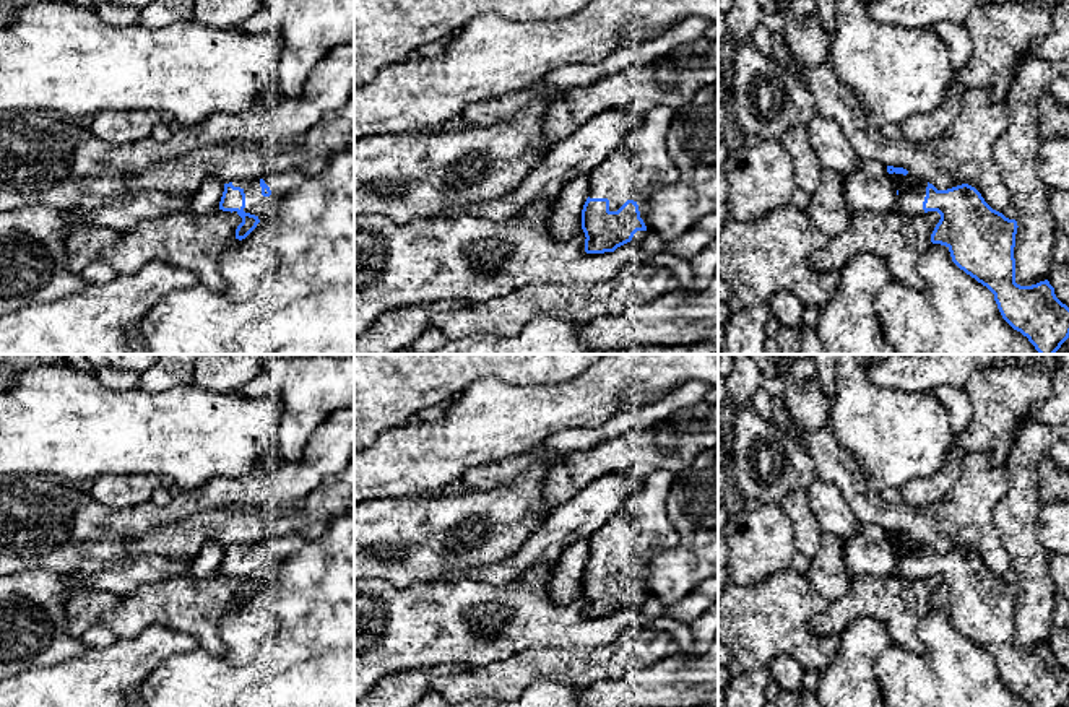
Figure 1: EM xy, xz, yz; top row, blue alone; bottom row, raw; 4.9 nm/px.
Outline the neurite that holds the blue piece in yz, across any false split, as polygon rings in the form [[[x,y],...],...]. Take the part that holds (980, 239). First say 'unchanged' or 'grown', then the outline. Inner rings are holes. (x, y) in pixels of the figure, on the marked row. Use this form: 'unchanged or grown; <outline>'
grown; [[[887,166],[887,172],[897,190],[894,211],[908,215],[937,211],[941,219],[931,234],[931,242],[946,245],[952,262],[994,294],[1002,319],[1027,336],[1040,354],[1054,354],[1069,338],[1069,307],[1056,297],[1048,280],[1032,286],[1015,283],[1017,221],[993,210],[968,184],[937,190],[933,184],[910,176],[903,167]]]

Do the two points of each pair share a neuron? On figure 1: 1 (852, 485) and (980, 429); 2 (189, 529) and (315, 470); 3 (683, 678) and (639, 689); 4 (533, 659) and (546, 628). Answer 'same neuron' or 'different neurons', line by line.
1: different neurons
2: different neurons
3: same neuron
4: different neurons

